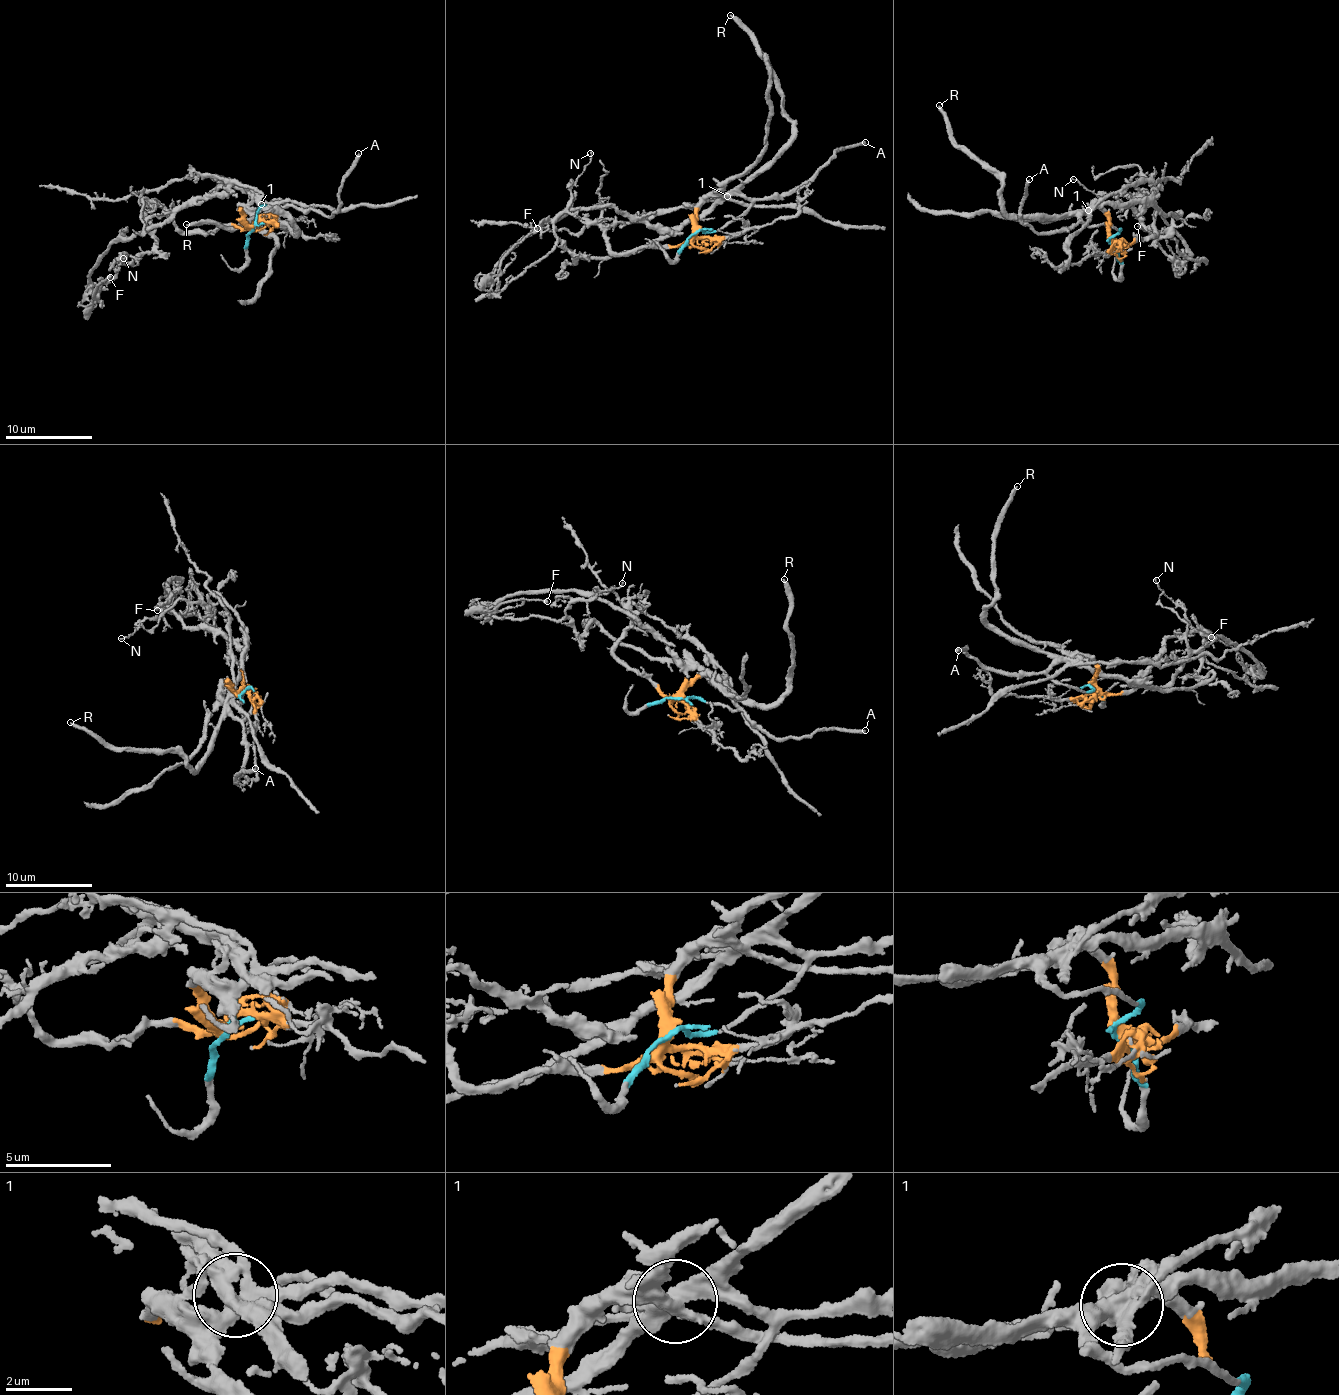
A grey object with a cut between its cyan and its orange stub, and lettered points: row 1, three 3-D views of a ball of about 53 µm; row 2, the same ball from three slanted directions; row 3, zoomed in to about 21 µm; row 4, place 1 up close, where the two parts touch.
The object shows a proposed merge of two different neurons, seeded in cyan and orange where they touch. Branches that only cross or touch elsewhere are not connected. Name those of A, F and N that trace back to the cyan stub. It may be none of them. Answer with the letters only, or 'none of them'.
A, F, N

